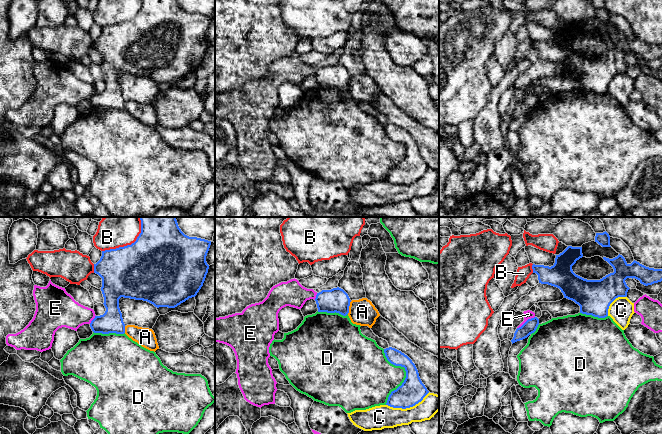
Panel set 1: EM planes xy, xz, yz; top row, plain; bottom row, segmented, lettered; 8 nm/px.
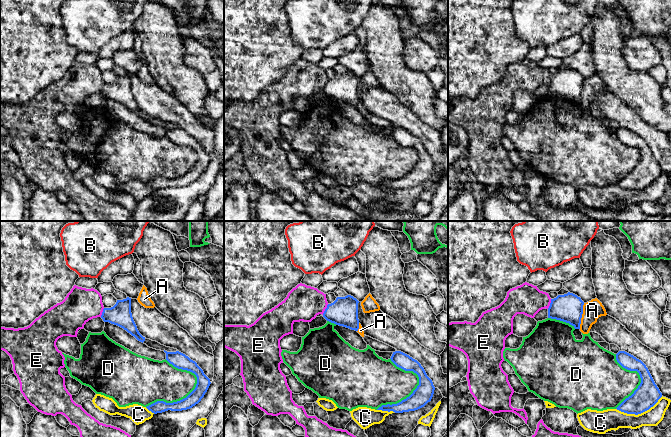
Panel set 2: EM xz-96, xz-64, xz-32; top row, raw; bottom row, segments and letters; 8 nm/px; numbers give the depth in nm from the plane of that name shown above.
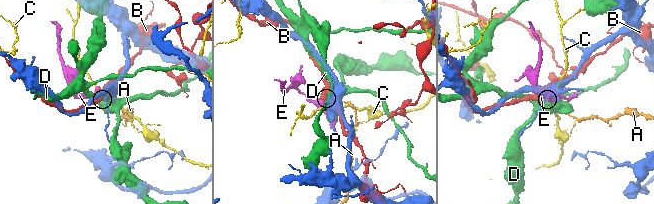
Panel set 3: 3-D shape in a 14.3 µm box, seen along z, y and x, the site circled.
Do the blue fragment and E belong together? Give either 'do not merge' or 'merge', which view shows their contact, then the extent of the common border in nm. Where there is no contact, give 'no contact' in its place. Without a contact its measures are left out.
do not merge | yz | 170 nm

